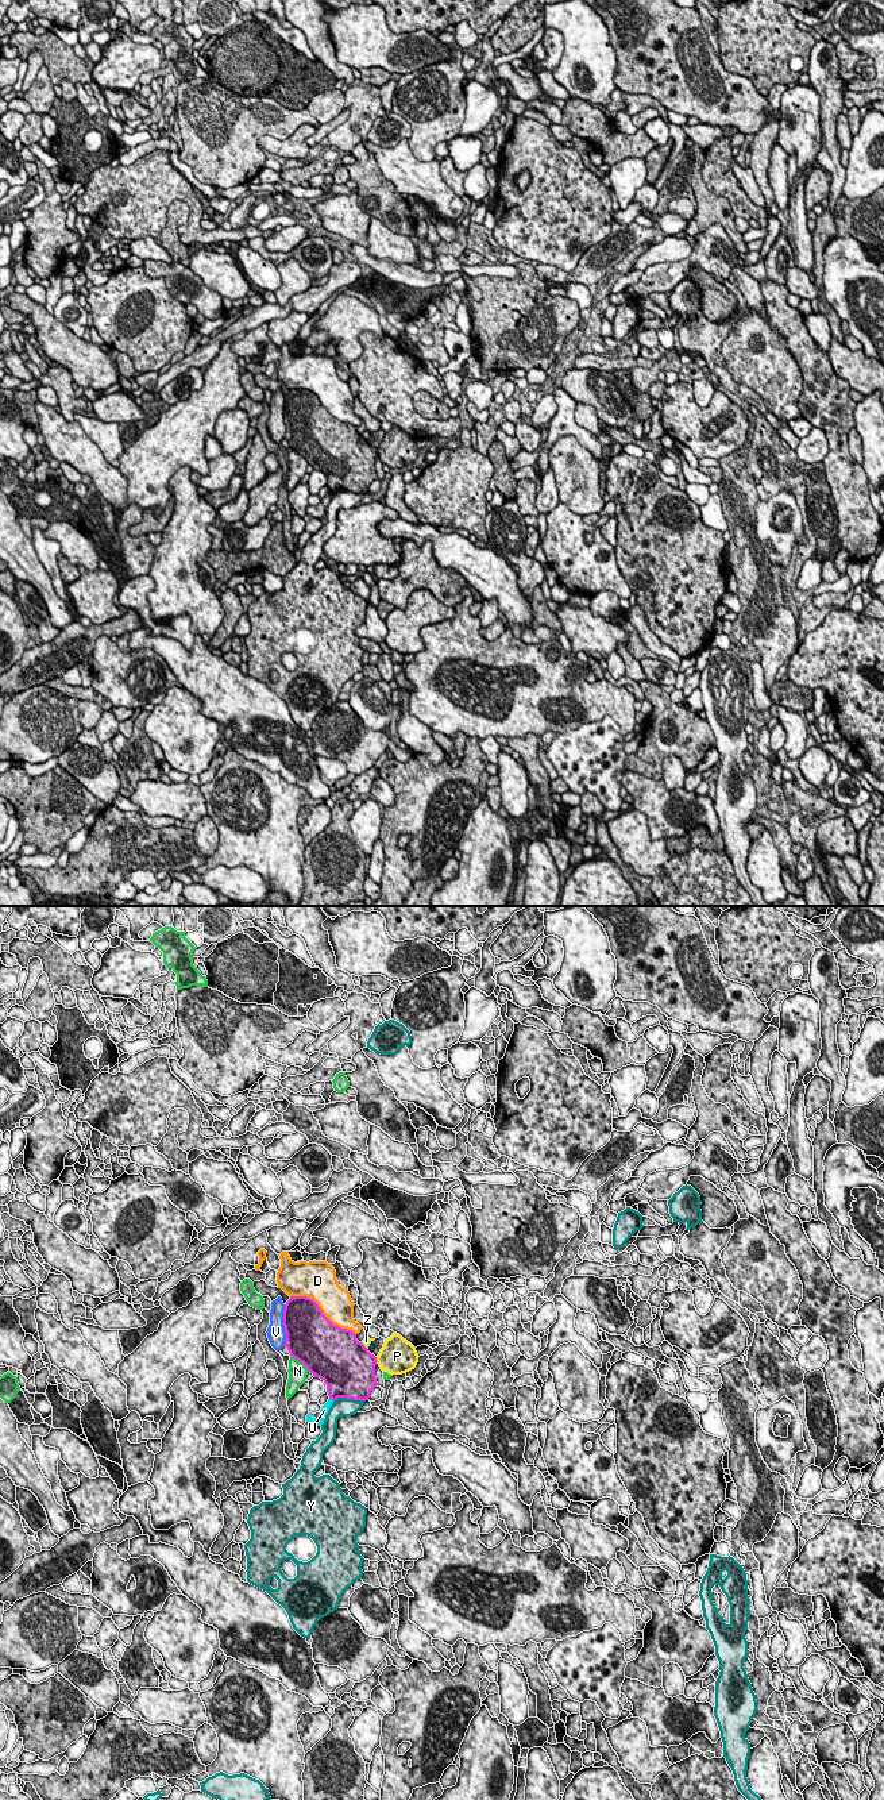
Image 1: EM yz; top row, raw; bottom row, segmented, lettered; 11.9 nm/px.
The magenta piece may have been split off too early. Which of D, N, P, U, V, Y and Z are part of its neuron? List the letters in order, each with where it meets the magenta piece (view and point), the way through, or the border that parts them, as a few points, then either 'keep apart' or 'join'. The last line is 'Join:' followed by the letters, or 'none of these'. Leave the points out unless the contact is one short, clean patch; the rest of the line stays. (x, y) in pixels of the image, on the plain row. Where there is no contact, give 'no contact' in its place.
D: meets magenta in yz at (321, 404); keep apart
N: meets magenta in yz at (300, 454); keep apart
P: meets magenta in yz at (375, 453); keep apart
U: meets magenta in yz at (331, 490); runs through yz (342, 473), (331, 490), (324, 503); join
V: meets magenta in yz at (284, 417); keep apart
Y: meets magenta in yz at (348, 490); keep apart
Z: meets magenta in yz at (363, 438); keep apart
Join: U

